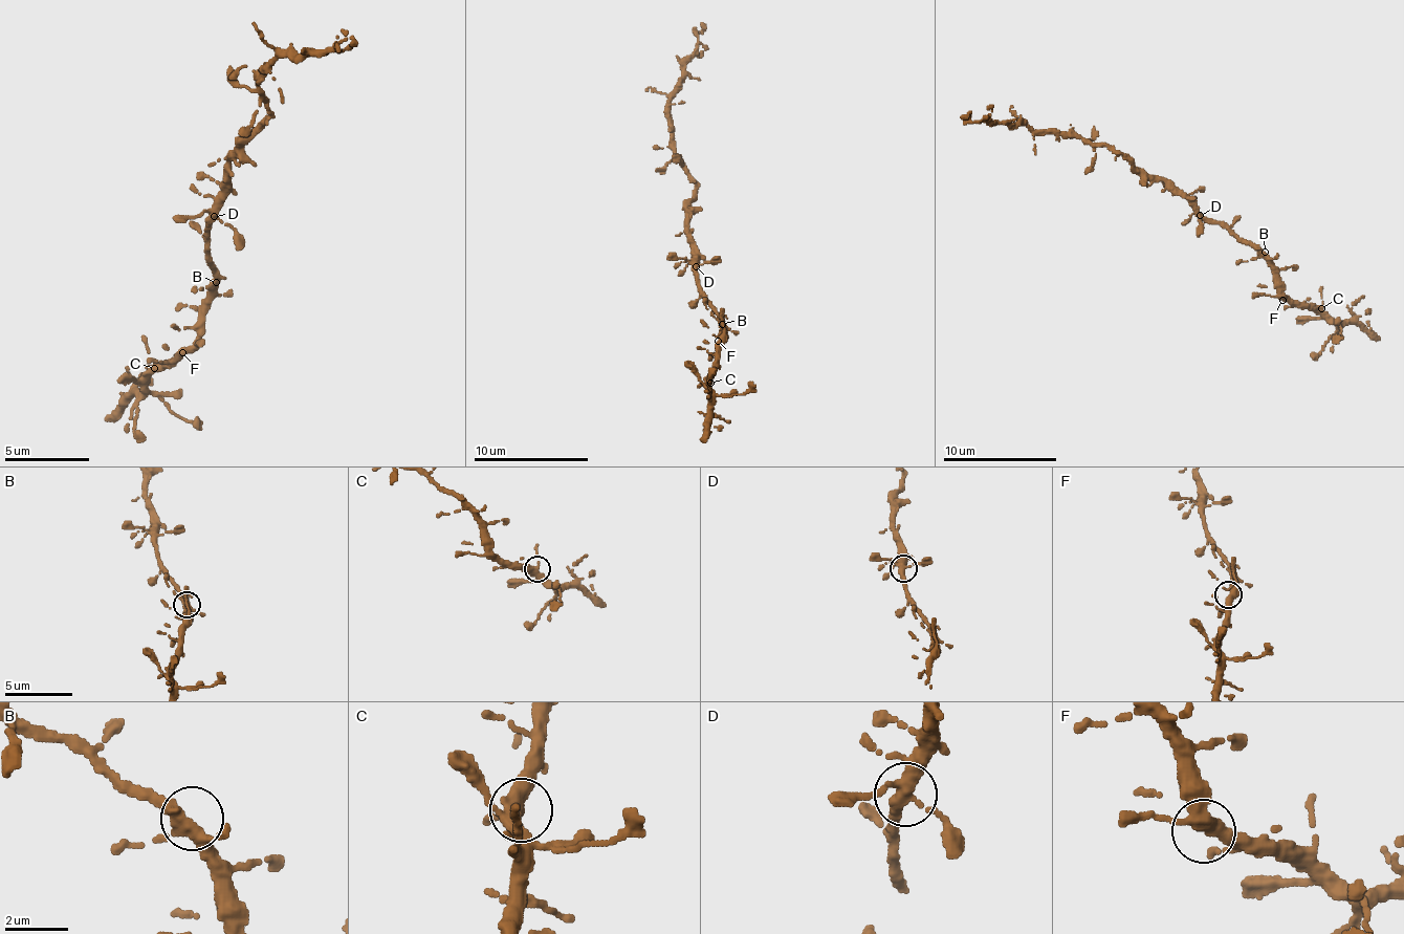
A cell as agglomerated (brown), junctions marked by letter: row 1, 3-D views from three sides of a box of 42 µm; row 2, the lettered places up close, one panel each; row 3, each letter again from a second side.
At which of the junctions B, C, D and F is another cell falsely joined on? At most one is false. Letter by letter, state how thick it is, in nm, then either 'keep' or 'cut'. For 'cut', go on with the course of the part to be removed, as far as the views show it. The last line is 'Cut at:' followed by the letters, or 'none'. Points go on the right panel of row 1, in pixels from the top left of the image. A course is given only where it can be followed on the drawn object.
B: calibre 360 nm; keep
C: calibre 320 nm; keep
D: calibre 340 nm; keep
F: calibre 320 nm; keep
Cut at: none

